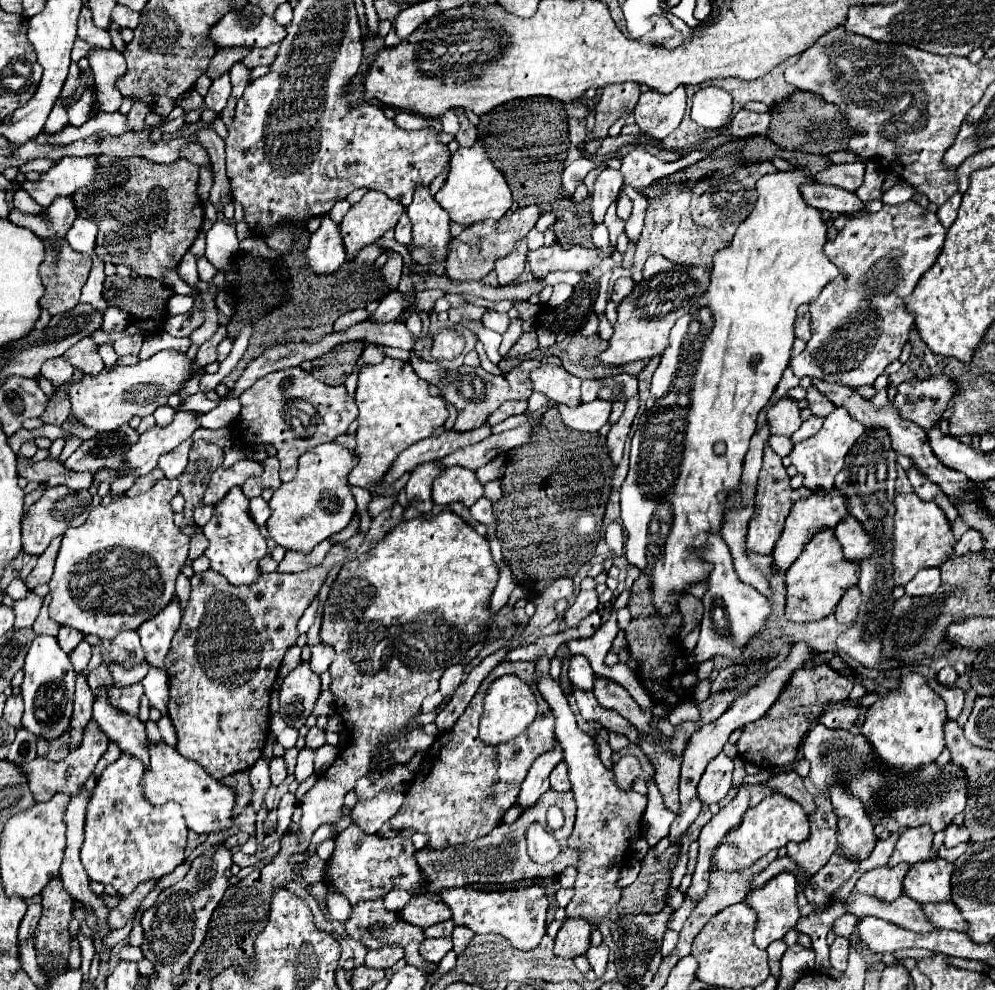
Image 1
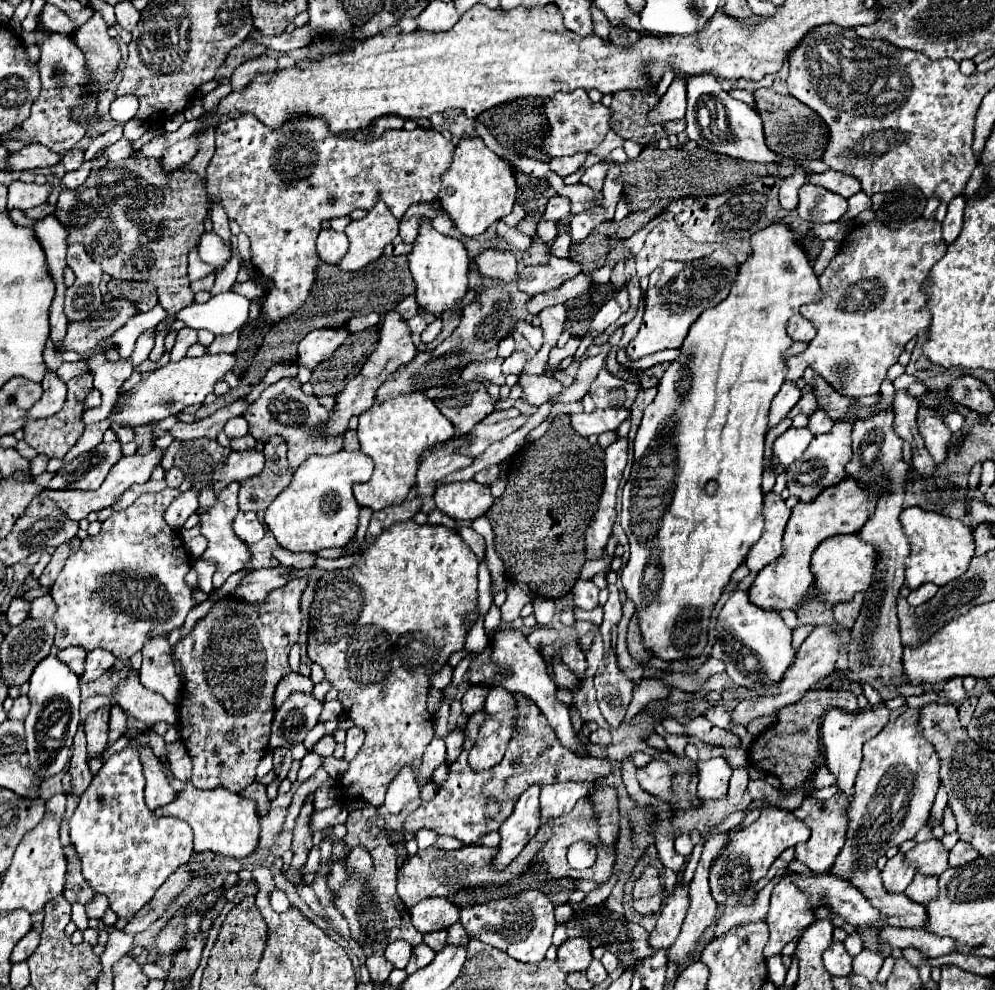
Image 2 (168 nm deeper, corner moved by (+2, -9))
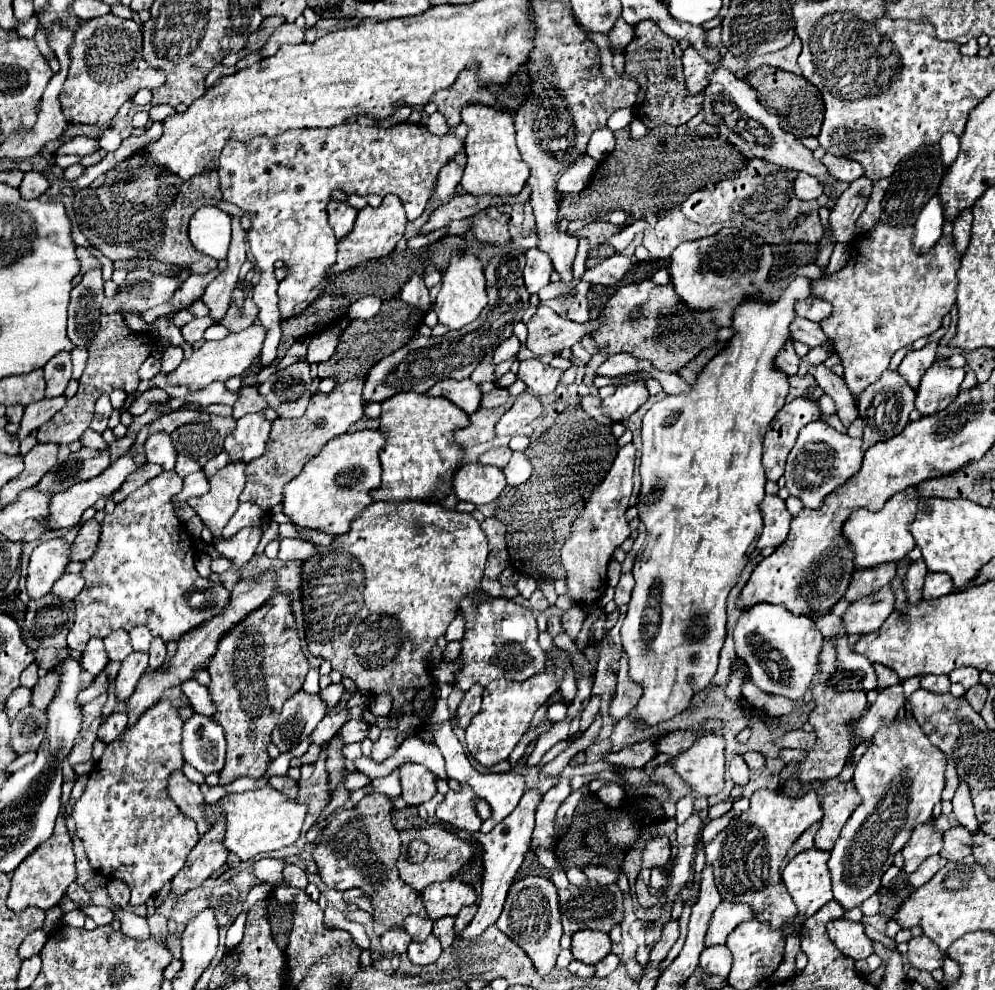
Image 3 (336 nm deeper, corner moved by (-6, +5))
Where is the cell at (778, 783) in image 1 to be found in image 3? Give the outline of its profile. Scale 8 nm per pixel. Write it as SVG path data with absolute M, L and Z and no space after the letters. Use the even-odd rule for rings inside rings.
M748 751L748 753L744 753L744 755L742 755L742 759L746 761L746 765L748 765L750 769L762 769L762 767L764 767L764 763L766 763L764 755L762 755L762 753L758 753L758 751Z

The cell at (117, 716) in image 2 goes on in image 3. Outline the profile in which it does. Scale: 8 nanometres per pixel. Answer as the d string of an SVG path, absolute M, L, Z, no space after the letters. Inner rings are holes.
M112 713L98 729L98 737L104 741L104 743L112 743L114 739L118 739L122 735L122 731L126 729L126 723L128 723L128 717L126 713Z

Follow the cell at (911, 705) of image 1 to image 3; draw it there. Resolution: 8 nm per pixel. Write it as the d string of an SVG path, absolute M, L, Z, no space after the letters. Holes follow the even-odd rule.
M896 719L874 733L852 777L862 803L844 825L828 861L834 899L846 911L876 893L884 871L894 863L894 853L906 845L912 829L932 819L932 809L940 803L944 789L944 769L944 753L928 741L914 719Z

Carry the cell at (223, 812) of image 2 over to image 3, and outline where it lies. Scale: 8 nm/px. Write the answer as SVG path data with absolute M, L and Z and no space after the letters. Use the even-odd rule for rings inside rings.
M270 785L256 789L256 791L244 791L244 793L228 793L218 803L210 805L204 803L204 817L210 825L216 825L218 821L224 821L226 833L222 845L236 853L242 861L248 861L256 857L258 853L270 853L276 849L282 849L286 845L292 845L302 829L304 817L308 813L306 805L300 805L296 801L288 801L280 791L272 789Z

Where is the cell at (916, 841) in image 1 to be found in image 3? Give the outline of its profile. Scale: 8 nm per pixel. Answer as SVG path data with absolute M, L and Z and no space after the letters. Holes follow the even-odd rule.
M962 825L944 831L942 839L944 839L944 847L940 851L940 857L946 857L948 861L958 861L970 853L970 833Z

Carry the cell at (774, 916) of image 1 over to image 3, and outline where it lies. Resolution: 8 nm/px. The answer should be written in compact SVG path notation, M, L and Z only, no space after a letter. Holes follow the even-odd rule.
M808 849L804 853L798 853L782 871L782 881L788 889L788 893L792 895L796 907L798 907L798 915L794 917L794 921L784 925L784 933L788 933L792 929L792 925L802 923L804 919L812 917L822 905L826 905L828 901L832 901L832 881L830 881L830 871L828 871L828 851L820 851L820 849Z

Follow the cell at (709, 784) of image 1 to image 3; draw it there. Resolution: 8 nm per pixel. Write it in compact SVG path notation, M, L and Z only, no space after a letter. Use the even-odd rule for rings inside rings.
M736 755L736 757L730 761L728 771L730 771L730 777L732 777L732 781L734 781L736 785L746 785L748 779L750 779L750 769L748 769L748 765L744 763L744 759L742 759L740 755Z

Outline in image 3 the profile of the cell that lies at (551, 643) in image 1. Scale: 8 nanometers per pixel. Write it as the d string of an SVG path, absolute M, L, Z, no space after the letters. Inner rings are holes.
M472 685L472 689L468 689L464 693L464 699L460 701L460 707L456 711L456 719L458 719L458 725L460 727L468 727L470 725L470 719L480 711L482 693L484 693L484 687L482 685Z

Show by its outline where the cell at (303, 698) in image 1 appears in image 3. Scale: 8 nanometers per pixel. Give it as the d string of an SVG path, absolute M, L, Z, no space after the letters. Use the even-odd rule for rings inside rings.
M306 691L294 693L294 697L284 703L278 725L272 731L272 743L276 743L280 753L290 751L316 729L324 719L326 709L328 705L320 695L310 695Z

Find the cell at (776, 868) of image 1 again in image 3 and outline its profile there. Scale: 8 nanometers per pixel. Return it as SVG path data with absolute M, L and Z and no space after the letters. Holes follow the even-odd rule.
M720 903L718 909L714 911L712 923L708 927L708 935L706 935L706 945L718 945L724 943L726 937L732 933L732 929L736 925L740 925L742 921L750 921L752 919L752 909L750 905L744 903Z

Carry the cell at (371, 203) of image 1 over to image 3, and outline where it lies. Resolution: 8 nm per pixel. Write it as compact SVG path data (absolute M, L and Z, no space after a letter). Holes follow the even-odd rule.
M386 195L382 199L382 205L376 207L376 209L364 207L362 211L358 211L358 217L356 217L352 233L338 241L338 257L336 257L336 263L328 269L328 275L352 269L352 267L356 267L362 261L384 257L388 253L392 253L396 243L404 235L406 223L408 221L406 221L406 215L404 215L404 207L402 207L402 203L400 203L400 199L396 195Z

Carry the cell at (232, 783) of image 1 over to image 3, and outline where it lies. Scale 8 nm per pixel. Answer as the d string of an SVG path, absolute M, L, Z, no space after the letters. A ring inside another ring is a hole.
M270 777L268 781L274 789L278 789L280 793L284 793L284 797L288 799L296 799L296 791L298 791L298 785L294 779L290 777Z

